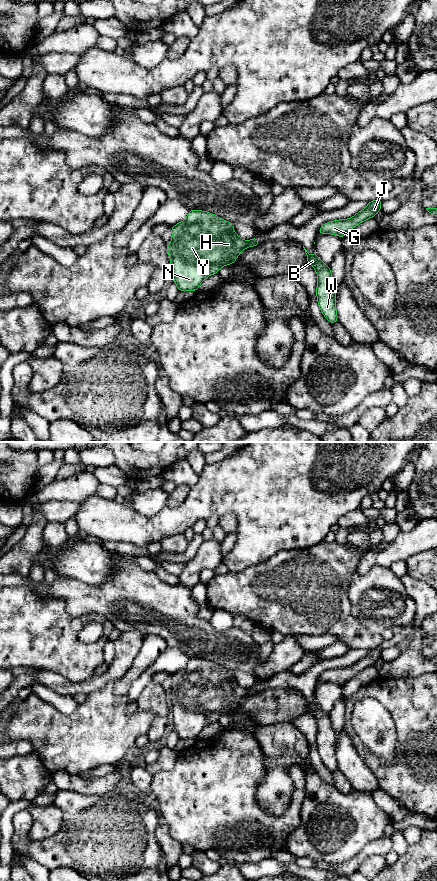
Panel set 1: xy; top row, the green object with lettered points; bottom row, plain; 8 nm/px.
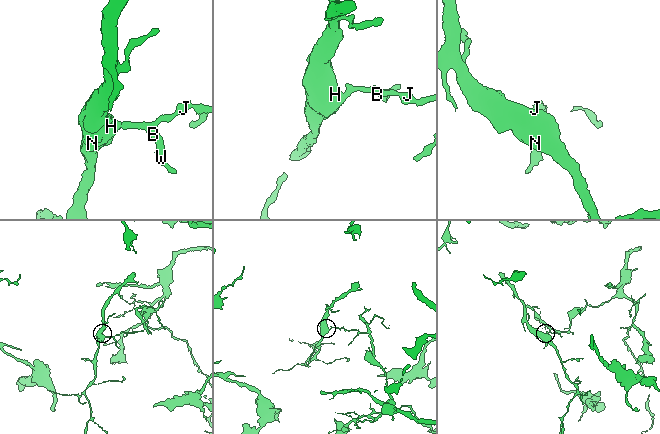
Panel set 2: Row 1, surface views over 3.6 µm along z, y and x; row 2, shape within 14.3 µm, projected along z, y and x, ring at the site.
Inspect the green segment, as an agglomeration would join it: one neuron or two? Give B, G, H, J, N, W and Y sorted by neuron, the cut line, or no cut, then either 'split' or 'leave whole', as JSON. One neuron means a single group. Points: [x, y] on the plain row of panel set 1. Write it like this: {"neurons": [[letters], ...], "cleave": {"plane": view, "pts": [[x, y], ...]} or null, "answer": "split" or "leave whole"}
{"neurons": [["B", "G", "J", "W"], ["H", "N", "Y"]], "cleave": {"plane": "xy", "pts": [[256, 685], [247, 694]]}, "answer": "split"}

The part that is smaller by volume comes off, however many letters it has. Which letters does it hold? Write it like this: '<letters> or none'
H, N, Y

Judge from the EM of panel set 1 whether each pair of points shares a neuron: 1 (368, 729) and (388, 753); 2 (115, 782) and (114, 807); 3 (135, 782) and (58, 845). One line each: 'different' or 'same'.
1: same
2: different
3: different

